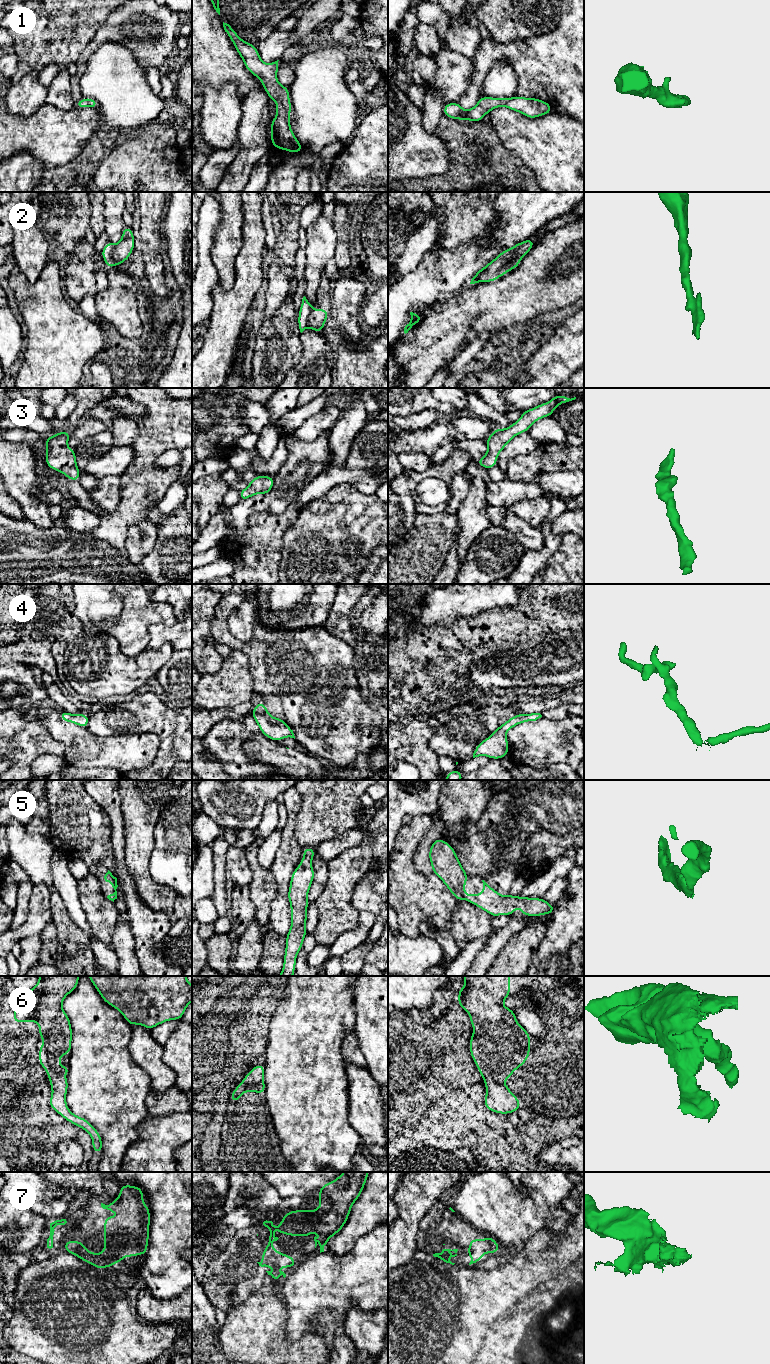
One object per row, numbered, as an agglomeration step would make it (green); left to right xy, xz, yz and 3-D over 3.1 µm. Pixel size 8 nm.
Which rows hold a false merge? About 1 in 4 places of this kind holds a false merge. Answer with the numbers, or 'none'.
2

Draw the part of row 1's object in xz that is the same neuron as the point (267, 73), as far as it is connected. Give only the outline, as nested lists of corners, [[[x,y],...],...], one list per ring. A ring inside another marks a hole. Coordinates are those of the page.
[[[223,22],[223,27],[244,61],[246,69],[261,80],[263,89],[268,93],[269,100],[277,102],[276,118],[271,120],[272,147],[299,153],[303,150],[303,146],[296,139],[290,127],[288,115],[292,112],[289,87],[282,86],[277,80],[279,60],[269,64],[262,62],[257,46],[242,40],[229,24]]]

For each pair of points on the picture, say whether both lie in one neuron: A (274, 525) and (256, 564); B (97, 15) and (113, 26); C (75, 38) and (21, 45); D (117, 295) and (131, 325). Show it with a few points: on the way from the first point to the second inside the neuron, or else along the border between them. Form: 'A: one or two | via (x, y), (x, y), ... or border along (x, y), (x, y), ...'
A: one | via (264, 535), (256, 554)
B: two | border along (114, 10), (108, 15), (91, 39)
C: one | via (62, 38), (40, 38), (34, 44)
D: one | via (118, 302), (118, 307), (125, 318)

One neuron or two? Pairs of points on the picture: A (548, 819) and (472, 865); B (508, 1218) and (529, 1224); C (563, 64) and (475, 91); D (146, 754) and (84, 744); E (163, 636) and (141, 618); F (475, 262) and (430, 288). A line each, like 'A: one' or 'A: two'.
A: one
B: one
C: one
D: one
E: two
F: one

